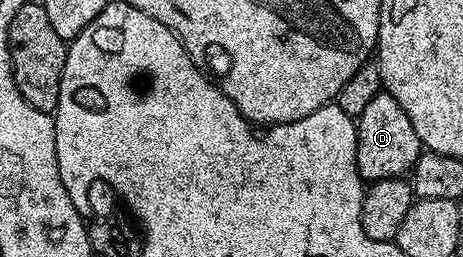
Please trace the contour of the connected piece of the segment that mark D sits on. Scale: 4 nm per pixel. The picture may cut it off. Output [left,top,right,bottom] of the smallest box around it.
[356,91,423,183]

